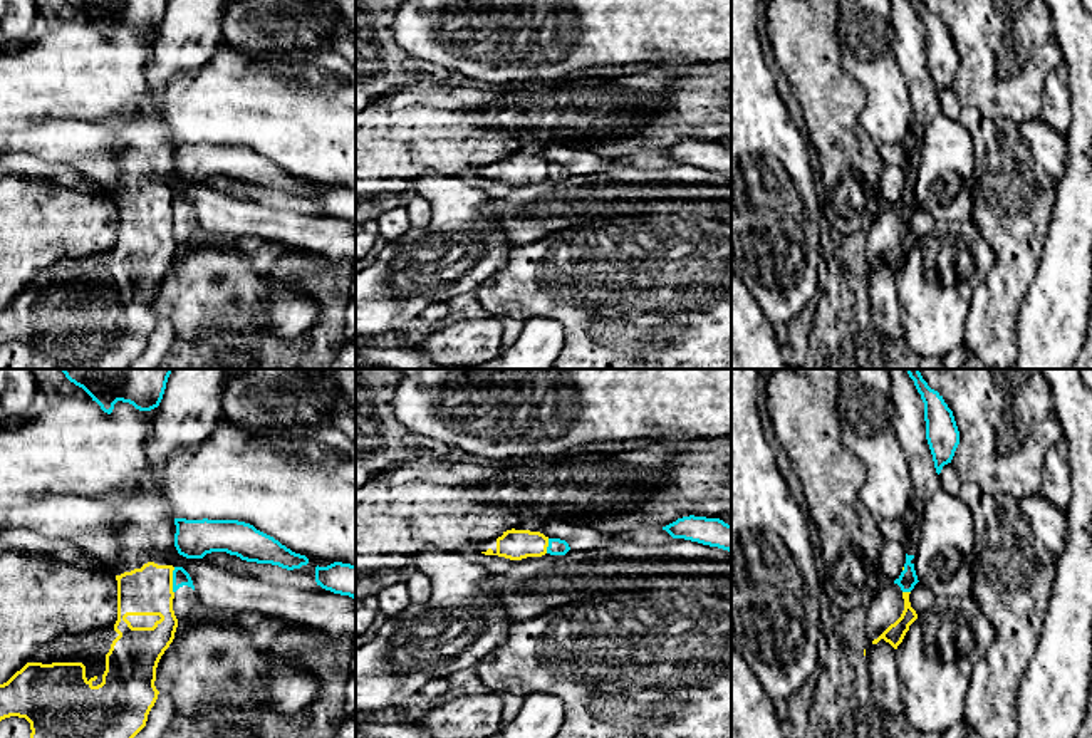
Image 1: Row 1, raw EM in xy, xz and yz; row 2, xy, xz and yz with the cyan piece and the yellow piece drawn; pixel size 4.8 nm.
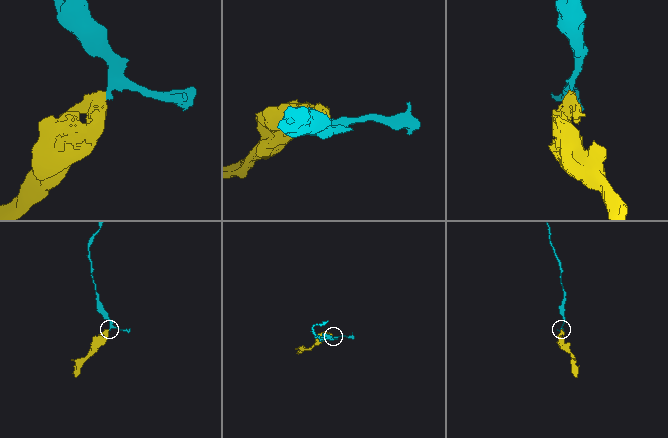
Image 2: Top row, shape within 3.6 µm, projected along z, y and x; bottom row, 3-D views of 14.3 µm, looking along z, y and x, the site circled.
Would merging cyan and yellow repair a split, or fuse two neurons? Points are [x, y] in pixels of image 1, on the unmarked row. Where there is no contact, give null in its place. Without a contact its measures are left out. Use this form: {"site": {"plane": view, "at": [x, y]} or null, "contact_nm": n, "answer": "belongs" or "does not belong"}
{"site": {"plane": "xy", "at": [173, 205]}, "contact_nm": 130, "answer": "does not belong"}

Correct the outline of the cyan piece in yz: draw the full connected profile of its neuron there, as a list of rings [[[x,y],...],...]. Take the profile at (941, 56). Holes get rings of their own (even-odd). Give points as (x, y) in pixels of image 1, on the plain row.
[[[909,0],[924,27],[926,64],[933,79],[936,97],[951,87],[959,69],[959,55],[953,35],[943,20],[931,13],[923,0]]]

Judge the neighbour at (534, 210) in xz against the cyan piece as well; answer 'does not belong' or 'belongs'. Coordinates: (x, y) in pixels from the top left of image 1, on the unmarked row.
does not belong

